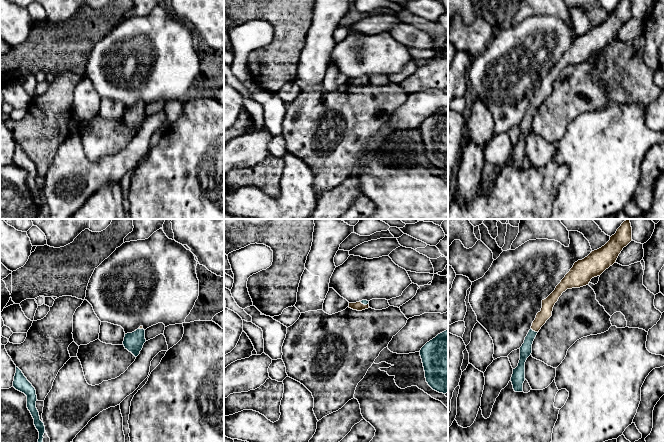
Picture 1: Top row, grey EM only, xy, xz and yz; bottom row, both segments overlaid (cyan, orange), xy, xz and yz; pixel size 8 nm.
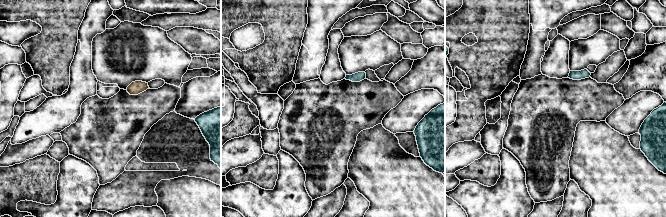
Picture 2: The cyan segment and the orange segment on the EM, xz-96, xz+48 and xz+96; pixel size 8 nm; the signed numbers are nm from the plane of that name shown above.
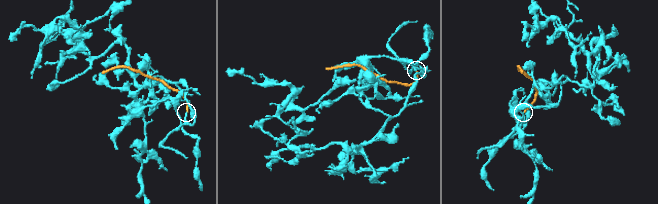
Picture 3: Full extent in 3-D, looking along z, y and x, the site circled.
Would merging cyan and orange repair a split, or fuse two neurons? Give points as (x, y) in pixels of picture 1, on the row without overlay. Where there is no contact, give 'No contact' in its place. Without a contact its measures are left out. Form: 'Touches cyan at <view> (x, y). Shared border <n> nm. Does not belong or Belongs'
Touches cyan at yz (534, 107). Shared border 70 nm. Belongs

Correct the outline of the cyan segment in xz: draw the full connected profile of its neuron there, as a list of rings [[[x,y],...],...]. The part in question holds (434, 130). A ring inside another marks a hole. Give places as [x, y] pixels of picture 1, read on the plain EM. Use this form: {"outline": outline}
{"outline": [[[448,106],[427,118],[419,128],[428,161],[439,169],[448,169]]]}

